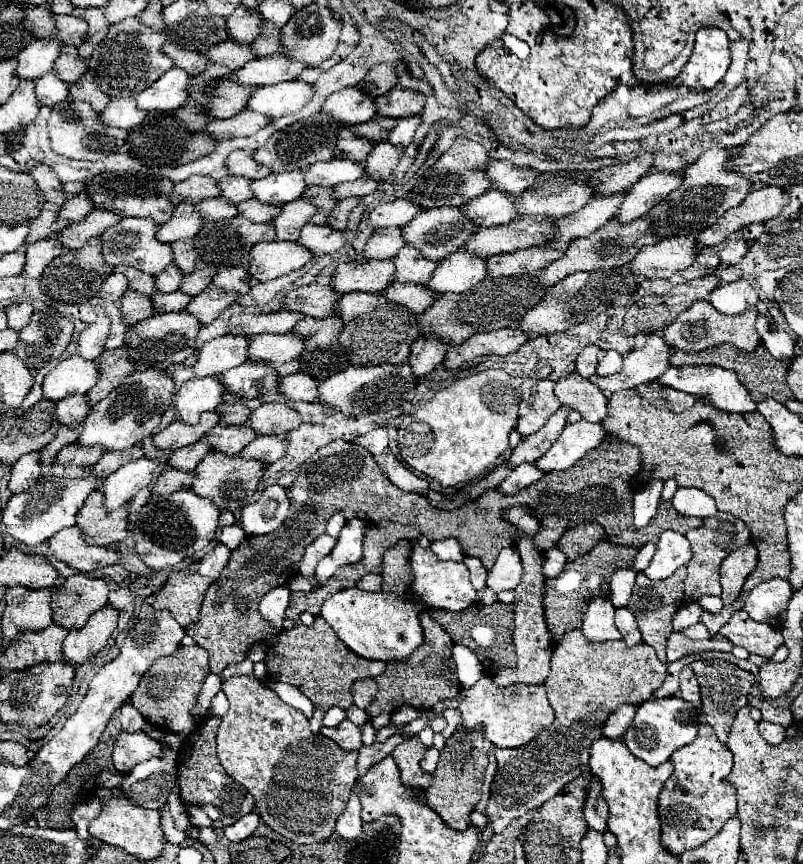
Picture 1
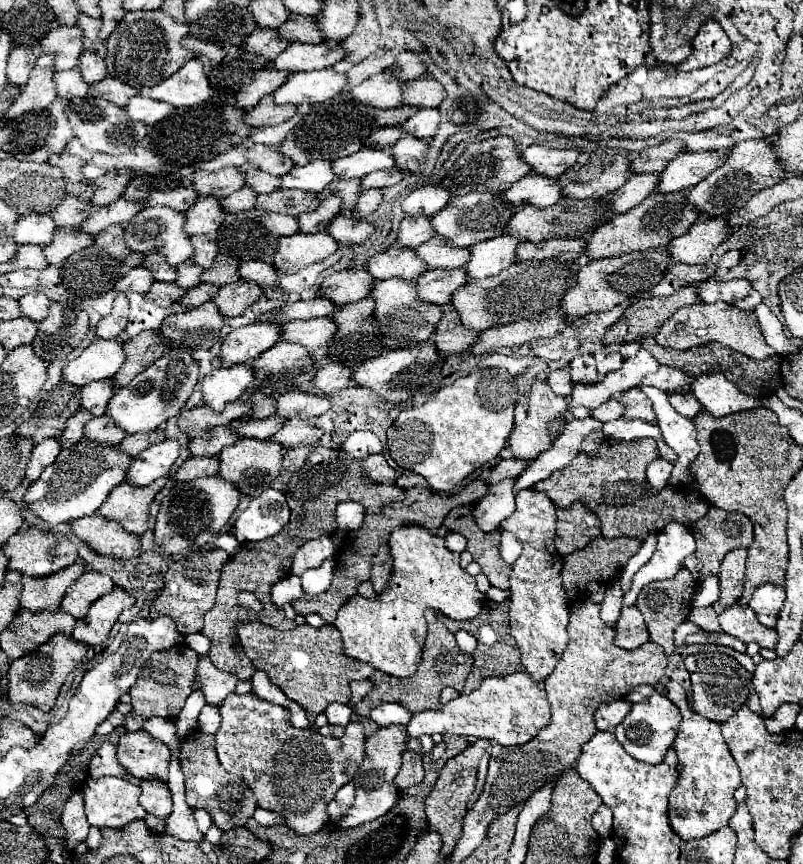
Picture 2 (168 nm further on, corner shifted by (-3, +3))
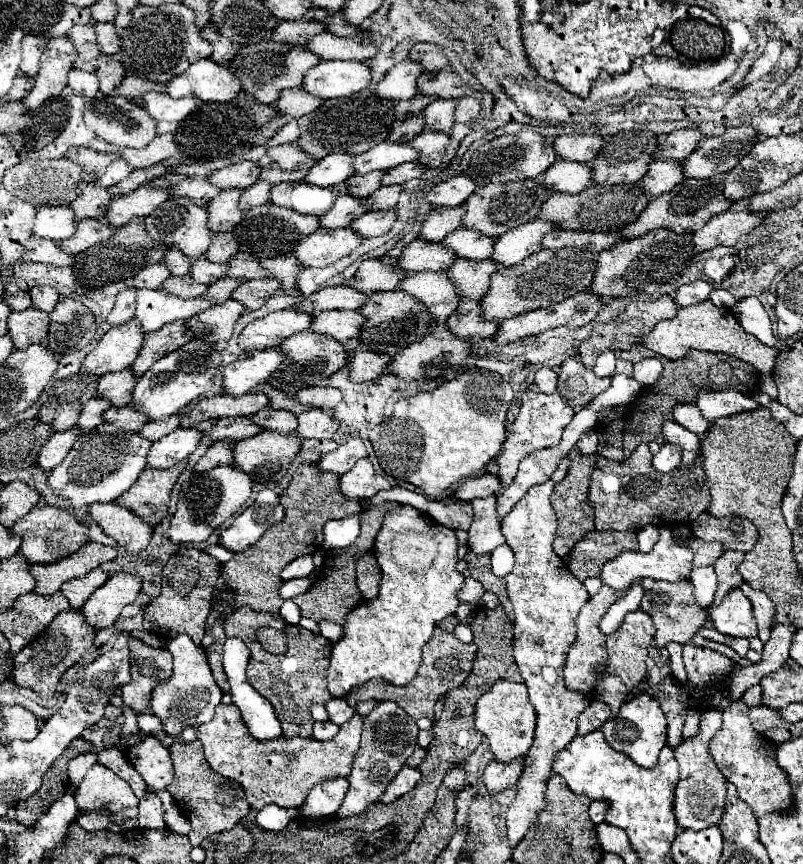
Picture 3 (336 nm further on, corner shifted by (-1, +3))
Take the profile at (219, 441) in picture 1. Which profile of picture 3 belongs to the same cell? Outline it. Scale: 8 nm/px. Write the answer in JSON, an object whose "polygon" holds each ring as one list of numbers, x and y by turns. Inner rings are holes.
{"polygon":[[266,406,258,414,254,414,252,420,256,424,260,424,264,430,276,430,280,434,292,434,298,426,296,414,292,414,288,410,274,410,272,406]]}

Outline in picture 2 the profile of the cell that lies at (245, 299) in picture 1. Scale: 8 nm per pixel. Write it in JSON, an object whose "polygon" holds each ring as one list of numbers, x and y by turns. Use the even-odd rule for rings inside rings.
{"polygon":[[262,260,242,262,238,266,238,274,242,280,256,282,258,286,262,286,262,292,266,298,270,298,270,300,282,300,284,298,284,294,278,290,278,272,274,270,272,264,266,264]]}

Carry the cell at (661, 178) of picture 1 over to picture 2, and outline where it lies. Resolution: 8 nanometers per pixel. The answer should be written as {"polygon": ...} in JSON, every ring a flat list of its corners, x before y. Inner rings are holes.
{"polygon":[[682,152,678,158,670,160,666,170,662,170,660,182,656,186,656,192,670,194,670,192,684,192,690,186,696,186,700,180,704,180,714,168,722,166,726,156,720,152,700,152,700,154,688,154],[706,170,706,172,700,172]]}

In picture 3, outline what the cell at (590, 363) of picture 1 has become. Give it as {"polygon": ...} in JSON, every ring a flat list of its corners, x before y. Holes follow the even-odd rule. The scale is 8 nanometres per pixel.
{"polygon":[[568,358,560,366,558,374,558,394,568,402,568,406,586,406,598,394,608,390,612,378,598,378,590,368,582,366,580,360]]}

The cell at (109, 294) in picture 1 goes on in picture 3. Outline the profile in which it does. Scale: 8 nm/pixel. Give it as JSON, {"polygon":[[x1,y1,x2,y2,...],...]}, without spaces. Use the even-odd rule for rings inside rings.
{"polygon":[[160,262,160,264,152,264,152,266,146,266,142,268,134,280,132,280,132,286,136,288,150,288,150,290,158,290,162,286,162,282,168,278,168,268]]}

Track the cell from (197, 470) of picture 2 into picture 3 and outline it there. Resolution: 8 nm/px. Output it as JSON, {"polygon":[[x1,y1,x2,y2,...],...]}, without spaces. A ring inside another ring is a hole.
{"polygon":[[220,440,220,442,214,442,208,452,198,460,196,464,196,472,206,472,206,470,212,470,216,466,226,466,226,464,234,464,234,456,232,456,232,450,234,450,234,442,228,442,228,440]]}

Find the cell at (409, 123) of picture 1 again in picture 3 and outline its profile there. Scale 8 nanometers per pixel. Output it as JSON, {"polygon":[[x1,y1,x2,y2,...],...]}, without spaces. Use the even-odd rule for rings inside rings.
{"polygon":[[444,98,434,100,434,102,424,110,426,130,450,132,452,126,454,126,454,120,456,120,454,110,456,110,456,100,444,100]]}

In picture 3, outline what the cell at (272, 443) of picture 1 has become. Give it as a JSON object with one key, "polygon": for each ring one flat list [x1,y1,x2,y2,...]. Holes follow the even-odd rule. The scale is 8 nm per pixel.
{"polygon":[[312,408,312,410,306,410,298,416,298,430,296,434,300,438,332,438,332,434,338,430,338,420,326,412,326,410,320,410,320,408]]}

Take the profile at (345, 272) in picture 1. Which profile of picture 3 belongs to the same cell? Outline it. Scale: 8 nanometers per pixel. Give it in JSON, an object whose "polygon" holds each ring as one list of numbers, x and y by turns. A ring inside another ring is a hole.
{"polygon":[[416,238,408,244,400,256,400,268,406,272,420,270,446,270,456,260,456,254,448,250,448,246,440,246,438,242,428,242]]}

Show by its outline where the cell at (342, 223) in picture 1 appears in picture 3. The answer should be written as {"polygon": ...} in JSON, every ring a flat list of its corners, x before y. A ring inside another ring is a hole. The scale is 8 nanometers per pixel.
{"polygon":[[392,184,392,186,382,186,378,188,370,198,366,198,366,206,370,210,386,210,394,208,398,204,398,198,402,194,404,186,402,184]]}

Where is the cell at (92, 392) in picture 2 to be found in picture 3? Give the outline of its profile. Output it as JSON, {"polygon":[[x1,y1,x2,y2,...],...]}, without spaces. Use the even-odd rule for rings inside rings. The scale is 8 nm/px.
{"polygon":[[132,368,104,374,98,380,98,396,110,398,112,406,128,406,132,402,132,390,138,382,138,376,132,372]]}

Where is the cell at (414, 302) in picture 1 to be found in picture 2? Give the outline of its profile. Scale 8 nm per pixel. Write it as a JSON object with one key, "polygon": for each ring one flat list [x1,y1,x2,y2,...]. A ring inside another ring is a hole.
{"polygon":[[426,270,418,276,416,292,418,298,430,304,444,306,448,304,448,296,466,282,466,274,462,270]]}

